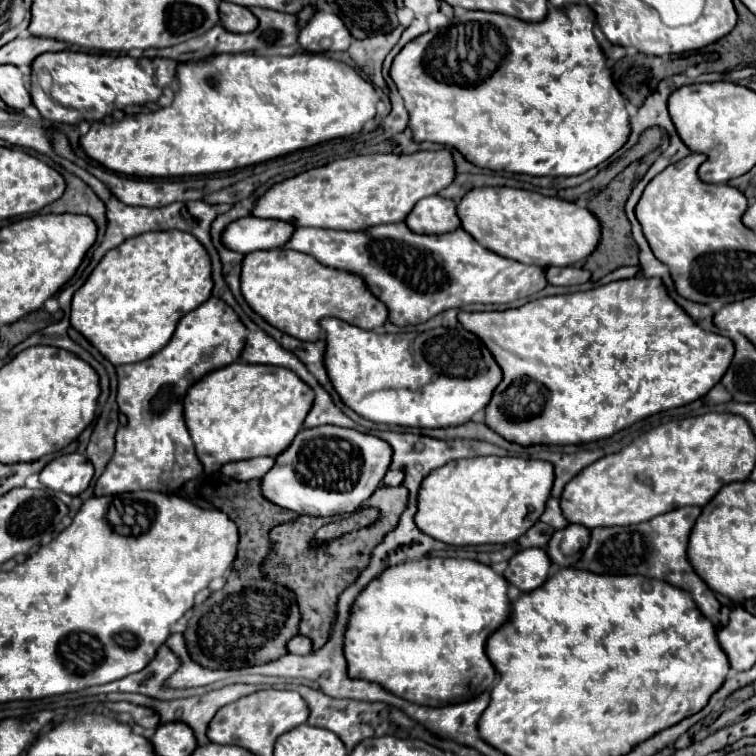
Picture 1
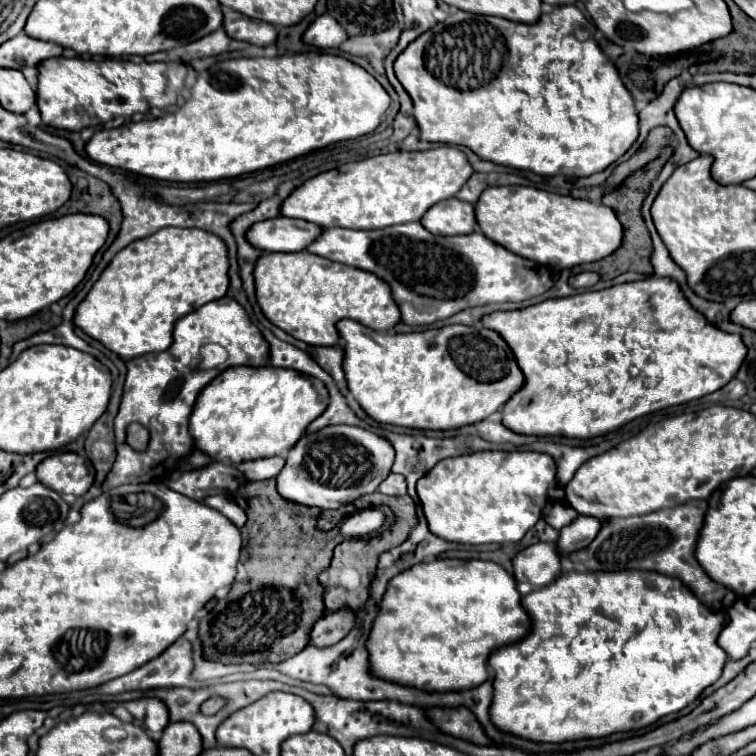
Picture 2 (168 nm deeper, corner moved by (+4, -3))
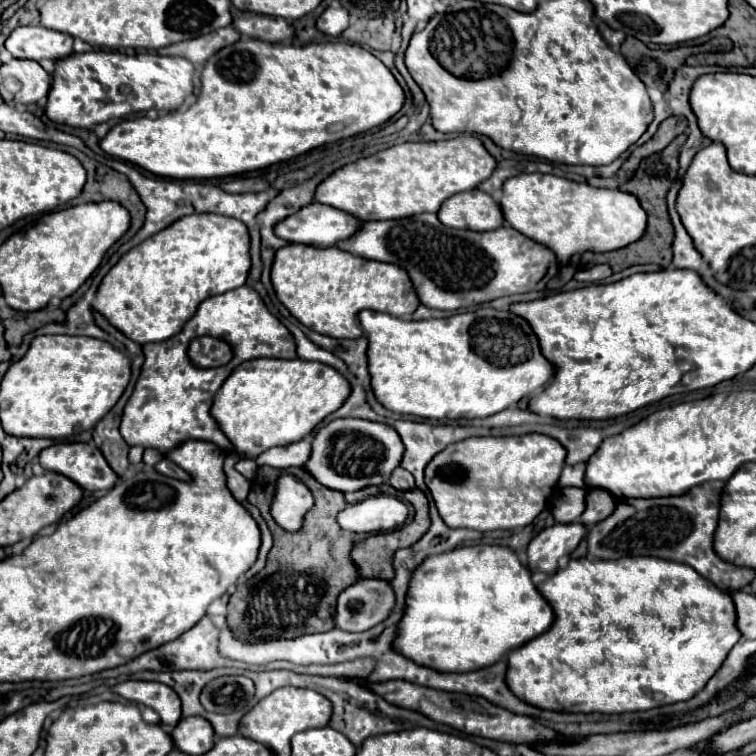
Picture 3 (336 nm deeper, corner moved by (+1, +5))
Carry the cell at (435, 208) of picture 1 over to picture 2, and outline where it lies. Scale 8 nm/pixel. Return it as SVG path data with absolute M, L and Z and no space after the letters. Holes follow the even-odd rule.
M459 198L441 200L421 218L421 224L433 234L471 234L477 228L475 206Z

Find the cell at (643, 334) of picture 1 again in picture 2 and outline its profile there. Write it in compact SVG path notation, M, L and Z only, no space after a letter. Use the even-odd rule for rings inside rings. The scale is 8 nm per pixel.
M645 278L639 282L629 282L629 284L619 284L619 286L611 286L605 290L597 290L597 292L583 292L583 294L575 294L575 296L567 296L567 298L553 298L553 300L545 300L539 302L535 306L527 306L523 310L509 310L509 312L493 312L489 316L483 316L483 326L499 332L503 336L503 340L511 346L523 374L525 374L525 386L523 390L519 390L501 410L503 410L503 424L507 428L511 428L513 432L519 434L535 434L535 436L567 436L567 438L593 438L593 436L601 436L607 432L613 432L617 428L621 428L623 424L651 414L655 410L663 410L669 406L677 406L677 404L685 404L691 402L695 398L707 396L719 388L723 388L729 380L735 378L739 364L743 364L745 356L747 356L747 346L743 342L743 338L739 334L729 334L719 330L717 326L709 324L707 318L703 314L699 314L699 310L695 310L689 300L683 296L683 290L679 288L679 284L671 278Z

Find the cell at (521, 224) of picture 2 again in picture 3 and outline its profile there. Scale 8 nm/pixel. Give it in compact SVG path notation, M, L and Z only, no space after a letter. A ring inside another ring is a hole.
M520 174L506 180L506 184L502 186L500 208L508 226L528 236L530 240L554 250L560 262L570 262L574 254L582 252L610 252L624 248L636 242L646 228L646 212L642 212L636 196L620 192L619 189L594 188L584 182L572 182L552 174Z

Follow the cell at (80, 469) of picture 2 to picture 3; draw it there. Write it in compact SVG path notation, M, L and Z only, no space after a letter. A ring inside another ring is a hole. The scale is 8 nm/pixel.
M54 444L50 448L44 448L38 458L44 470L62 474L88 492L110 490L118 482L118 476L114 476L102 452L98 452L94 444Z

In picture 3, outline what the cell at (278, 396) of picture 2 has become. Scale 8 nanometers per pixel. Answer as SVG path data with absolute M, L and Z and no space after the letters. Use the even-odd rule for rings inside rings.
M256 358L242 362L214 394L212 418L232 442L240 458L256 458L268 448L304 440L330 412L338 410L350 384L334 368L308 360Z

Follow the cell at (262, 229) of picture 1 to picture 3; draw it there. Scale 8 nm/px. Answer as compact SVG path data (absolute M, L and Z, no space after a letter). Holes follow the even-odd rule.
M312 202L276 224L274 234L286 242L298 242L306 246L334 246L334 240L350 236L358 224L360 220L342 210Z

